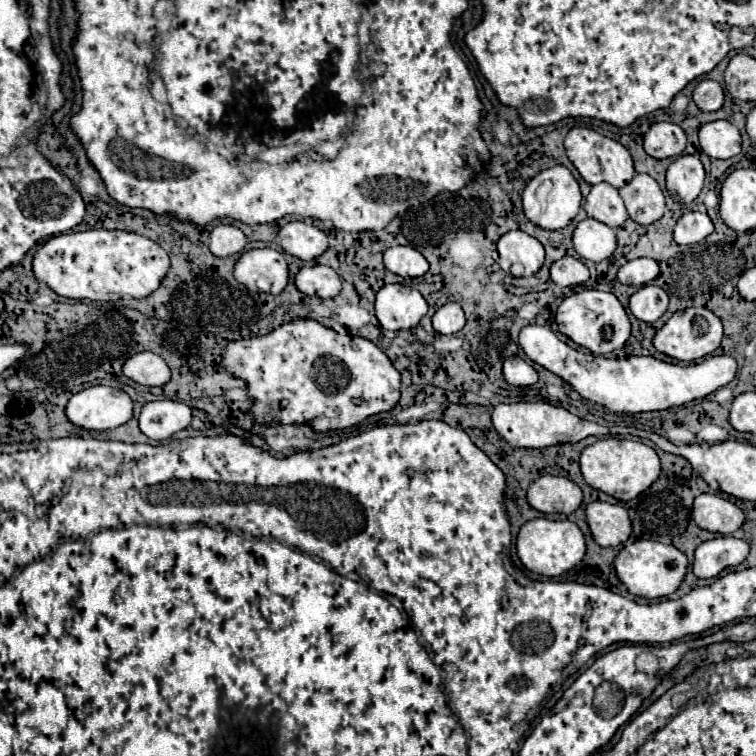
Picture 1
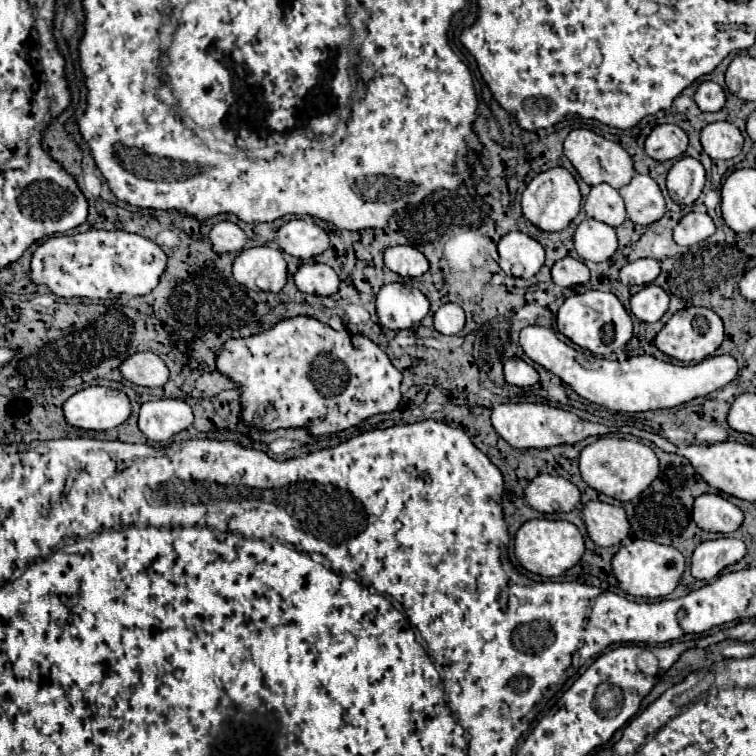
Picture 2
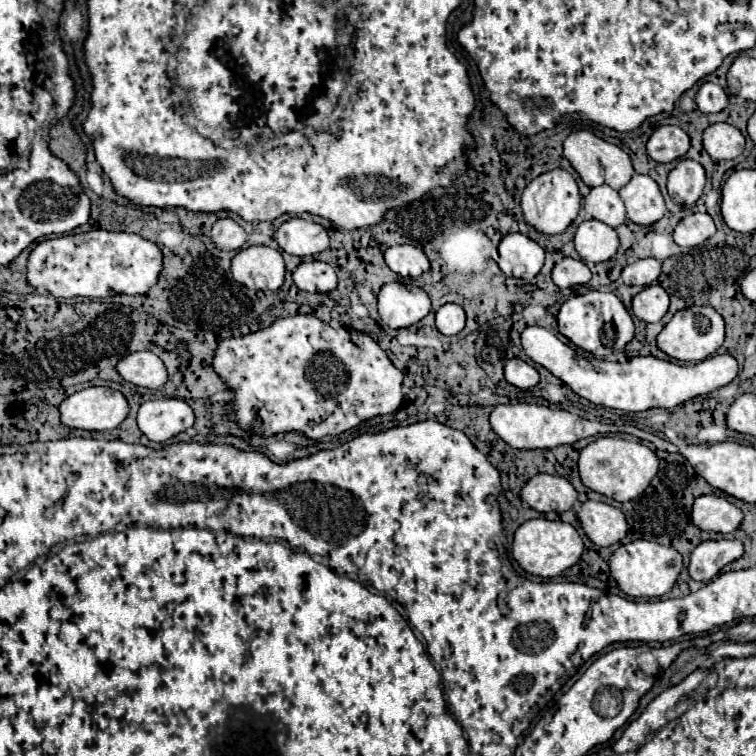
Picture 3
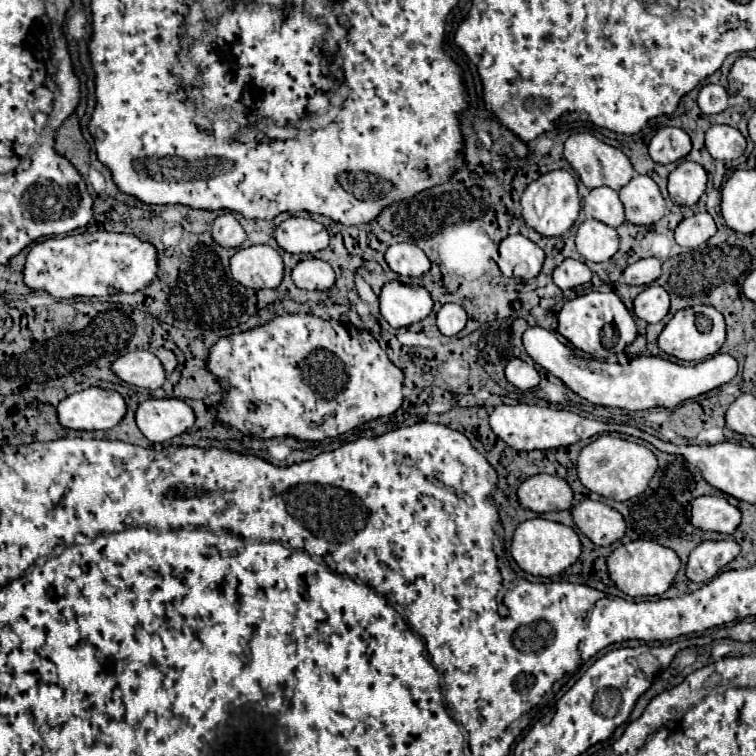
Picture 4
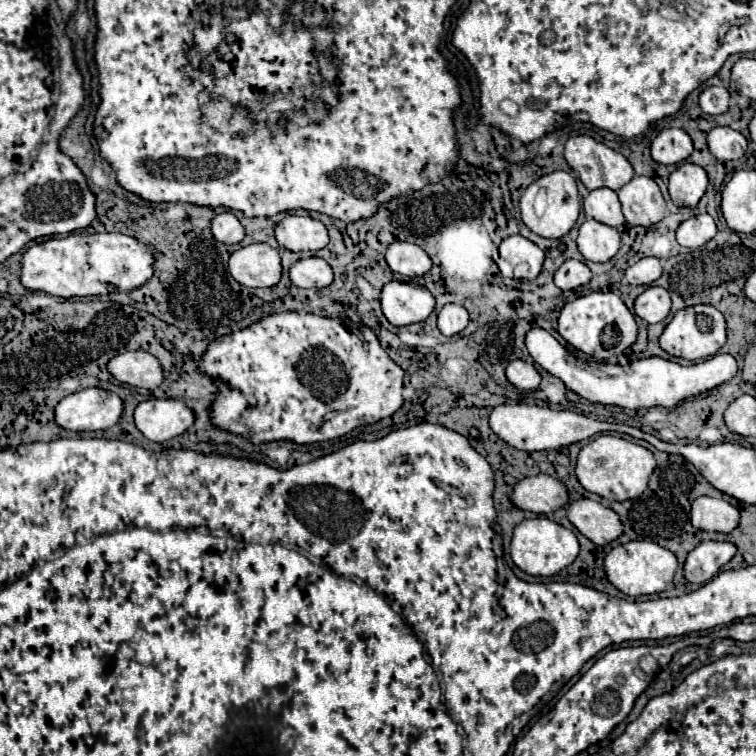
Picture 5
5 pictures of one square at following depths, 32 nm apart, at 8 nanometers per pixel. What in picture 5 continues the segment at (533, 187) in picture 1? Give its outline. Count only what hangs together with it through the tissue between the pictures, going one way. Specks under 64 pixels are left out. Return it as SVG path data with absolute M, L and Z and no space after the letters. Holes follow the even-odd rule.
M562 170L538 178L522 194L520 214L522 214L522 222L542 238L558 240L558 238L566 236L574 228L578 214L580 214L580 196L578 196L574 178Z

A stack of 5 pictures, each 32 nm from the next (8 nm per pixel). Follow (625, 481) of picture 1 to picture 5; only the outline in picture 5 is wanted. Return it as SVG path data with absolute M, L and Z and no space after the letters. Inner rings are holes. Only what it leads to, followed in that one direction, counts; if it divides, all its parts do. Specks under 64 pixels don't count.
M598 436L592 442L588 442L576 460L576 476L578 482L592 494L598 494L606 500L630 500L640 496L646 486L648 486L648 478L654 472L656 460L652 456L650 450L646 450L640 444L634 444L630 440L624 440L620 436Z

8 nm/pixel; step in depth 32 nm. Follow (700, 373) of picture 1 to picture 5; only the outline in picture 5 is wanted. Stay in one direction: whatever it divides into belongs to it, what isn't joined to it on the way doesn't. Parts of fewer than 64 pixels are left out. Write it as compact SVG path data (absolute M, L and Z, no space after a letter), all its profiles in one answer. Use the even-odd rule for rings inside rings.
M532 328L526 334L526 348L534 362L542 366L546 372L552 376L560 378L572 392L578 396L590 400L590 402L600 402L600 404L616 404L622 408L652 408L652 406L664 406L672 408L680 400L698 396L702 392L708 392L730 378L736 376L736 360L730 354L716 354L704 362L696 362L690 366L682 366L678 362L666 360L666 358L644 358L644 360L634 360L628 366L614 366L614 364L600 364L594 360L576 360L572 352L562 346L550 332L542 328Z

